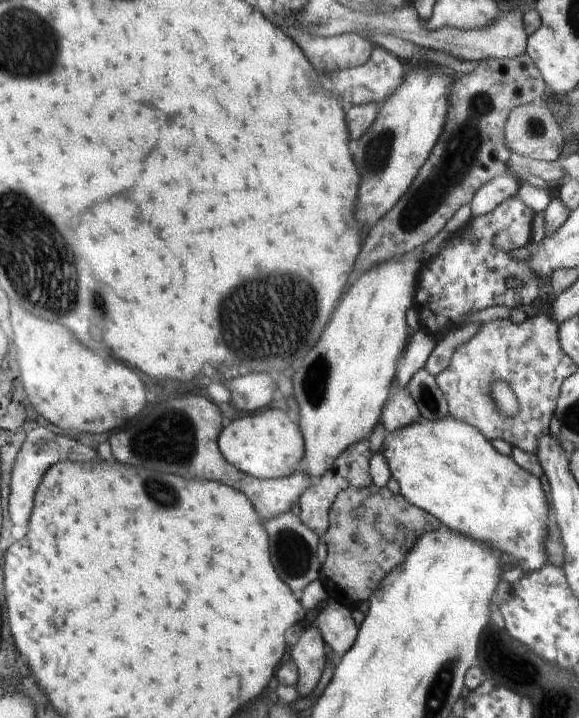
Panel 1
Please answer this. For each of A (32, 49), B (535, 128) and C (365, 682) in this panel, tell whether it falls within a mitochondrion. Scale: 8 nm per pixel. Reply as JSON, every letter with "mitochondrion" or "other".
{"A":"mitochondrion","B":"mitochondrion","C":"other"}

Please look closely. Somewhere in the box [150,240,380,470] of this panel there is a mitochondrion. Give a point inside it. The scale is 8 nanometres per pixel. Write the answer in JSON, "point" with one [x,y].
{"point":[260,329]}

